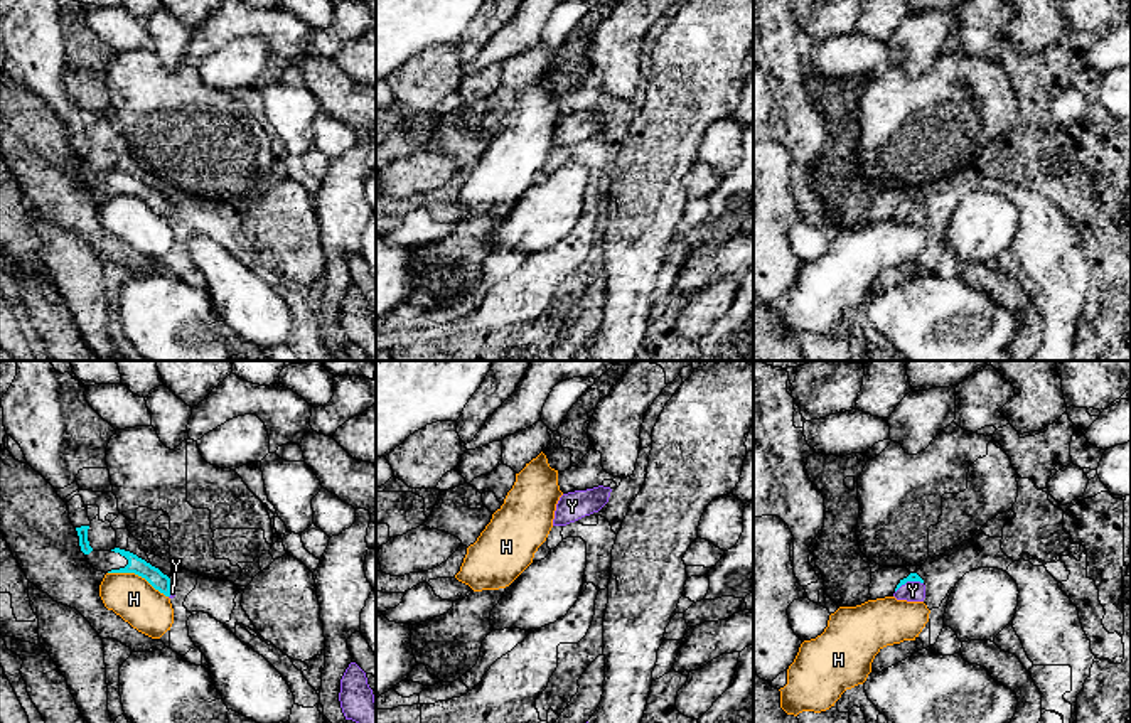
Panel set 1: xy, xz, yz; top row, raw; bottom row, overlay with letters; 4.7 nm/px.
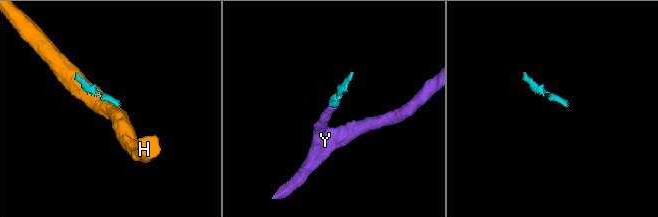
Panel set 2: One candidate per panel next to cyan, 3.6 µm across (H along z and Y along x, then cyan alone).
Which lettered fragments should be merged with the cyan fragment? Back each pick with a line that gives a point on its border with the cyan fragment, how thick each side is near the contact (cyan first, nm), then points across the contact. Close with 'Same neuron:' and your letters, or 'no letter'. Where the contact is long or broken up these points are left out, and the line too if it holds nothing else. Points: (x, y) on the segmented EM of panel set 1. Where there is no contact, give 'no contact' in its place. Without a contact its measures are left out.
Y: meets cyan in yz at (909, 580); 50 nm thick on the cyan side, 100 nm on the other
Same neuron: Y

